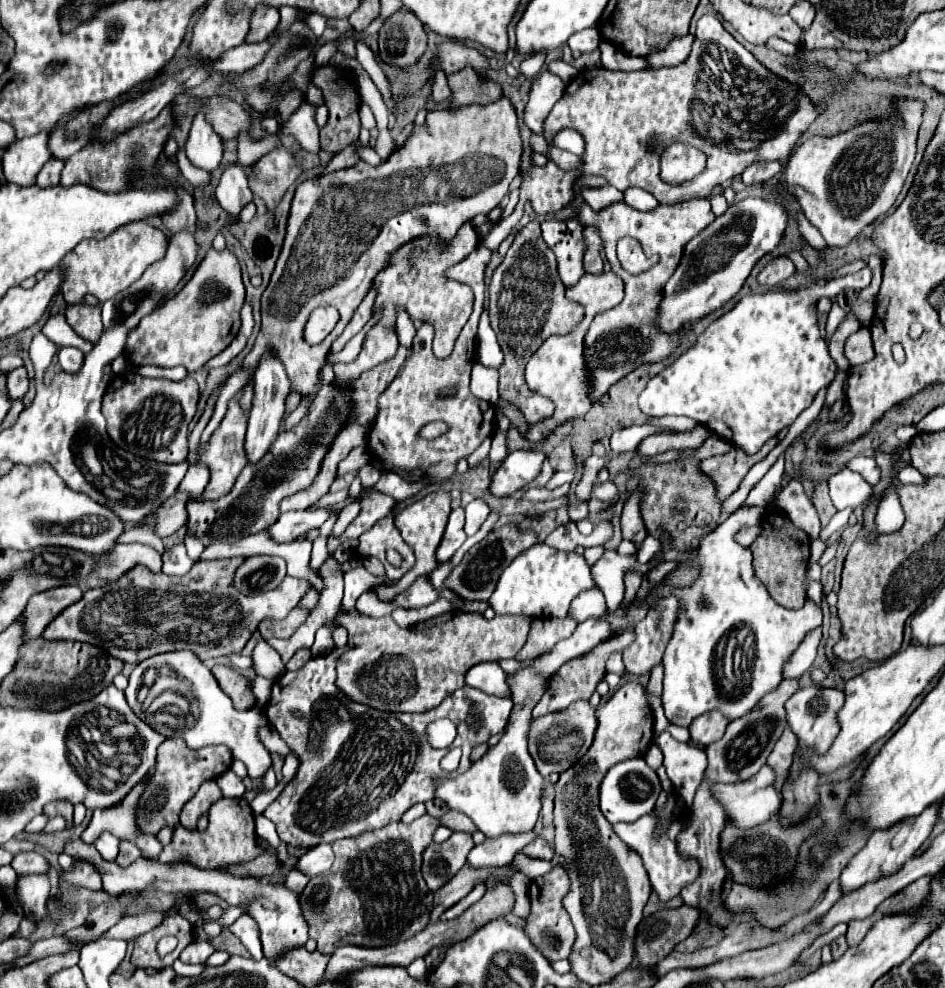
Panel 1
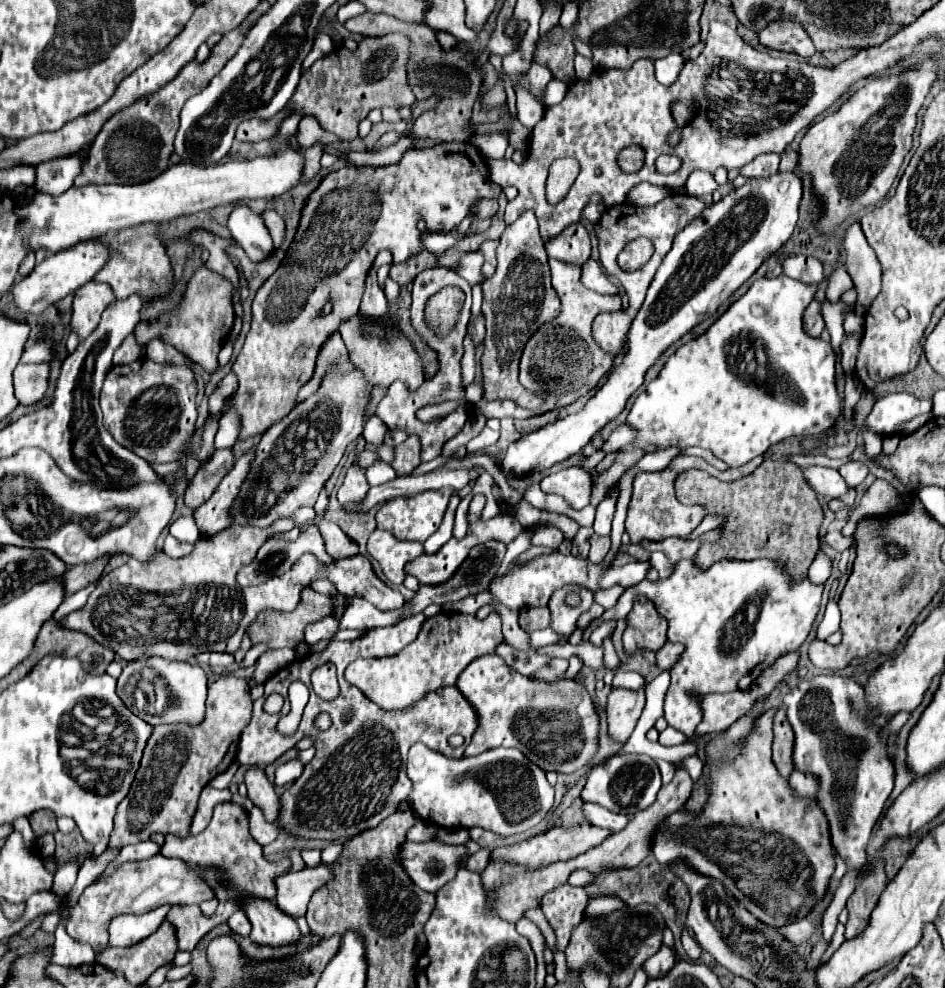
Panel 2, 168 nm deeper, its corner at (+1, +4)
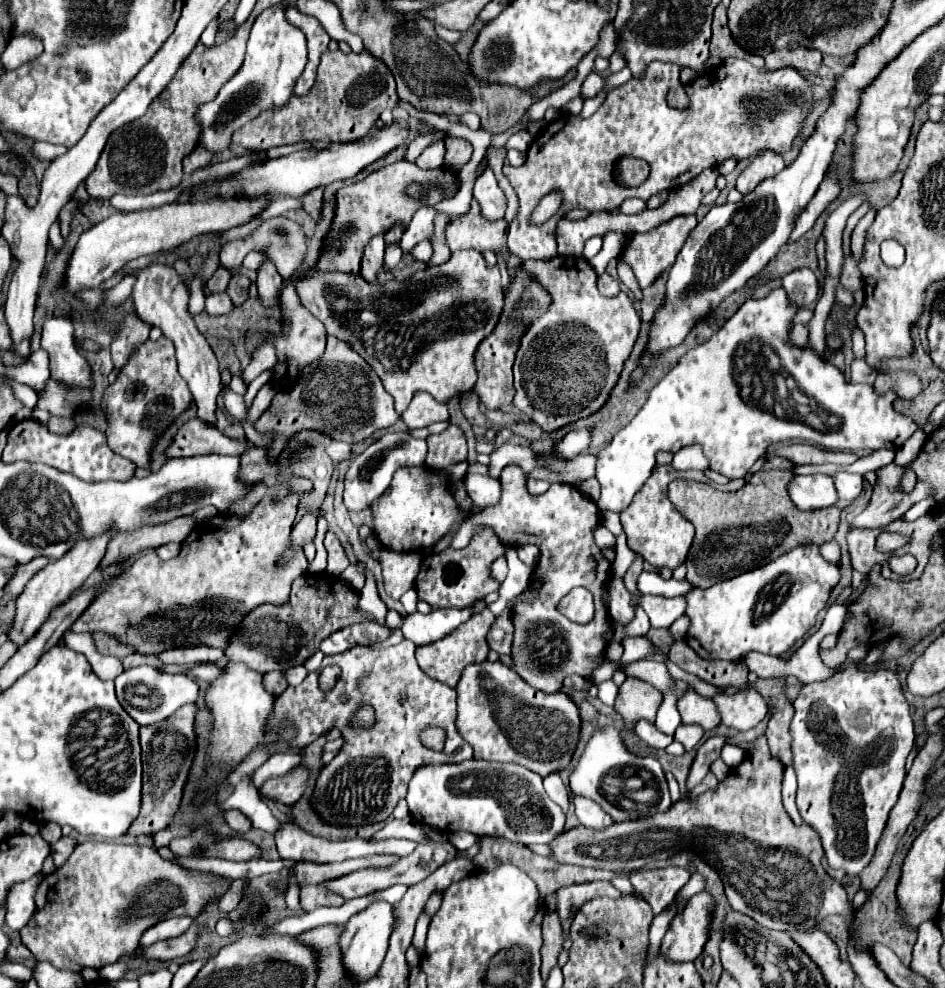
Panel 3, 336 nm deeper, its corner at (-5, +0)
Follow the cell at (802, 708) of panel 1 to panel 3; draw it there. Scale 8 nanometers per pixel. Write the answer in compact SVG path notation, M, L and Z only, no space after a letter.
M852 648L848 666L824 682L806 684L794 700L792 734L792 768L798 778L796 804L804 824L812 826L822 842L830 868L842 868L848 876L858 876L870 862L882 836L888 814L894 808L902 782L904 764L914 744L914 724L904 698L900 680L894 670L860 670L858 662L868 656L870 648Z

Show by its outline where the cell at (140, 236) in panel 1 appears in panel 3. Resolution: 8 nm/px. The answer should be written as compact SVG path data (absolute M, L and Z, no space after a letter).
M150 264L136 274L136 284L132 288L132 300L136 314L148 322L150 326L158 326L166 338L174 342L176 348L176 360L178 360L178 372L186 380L194 402L198 406L198 420L216 426L216 398L220 392L216 392L216 380L220 380L218 360L206 342L206 338L198 332L192 316L186 312L188 306L188 286L178 280L178 272L172 266L164 264Z

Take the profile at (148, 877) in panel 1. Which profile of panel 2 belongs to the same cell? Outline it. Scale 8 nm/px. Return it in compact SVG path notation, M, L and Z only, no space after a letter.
M326 866L302 868L298 872L288 872L286 876L278 876L276 906L290 918L304 916L312 892L326 880L330 880L330 870Z

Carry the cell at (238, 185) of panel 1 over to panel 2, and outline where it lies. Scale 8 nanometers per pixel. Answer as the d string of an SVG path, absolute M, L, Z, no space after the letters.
M244 202L232 206L232 214L228 218L228 230L232 238L242 244L250 260L262 260L274 250L272 238L262 218L256 216Z

